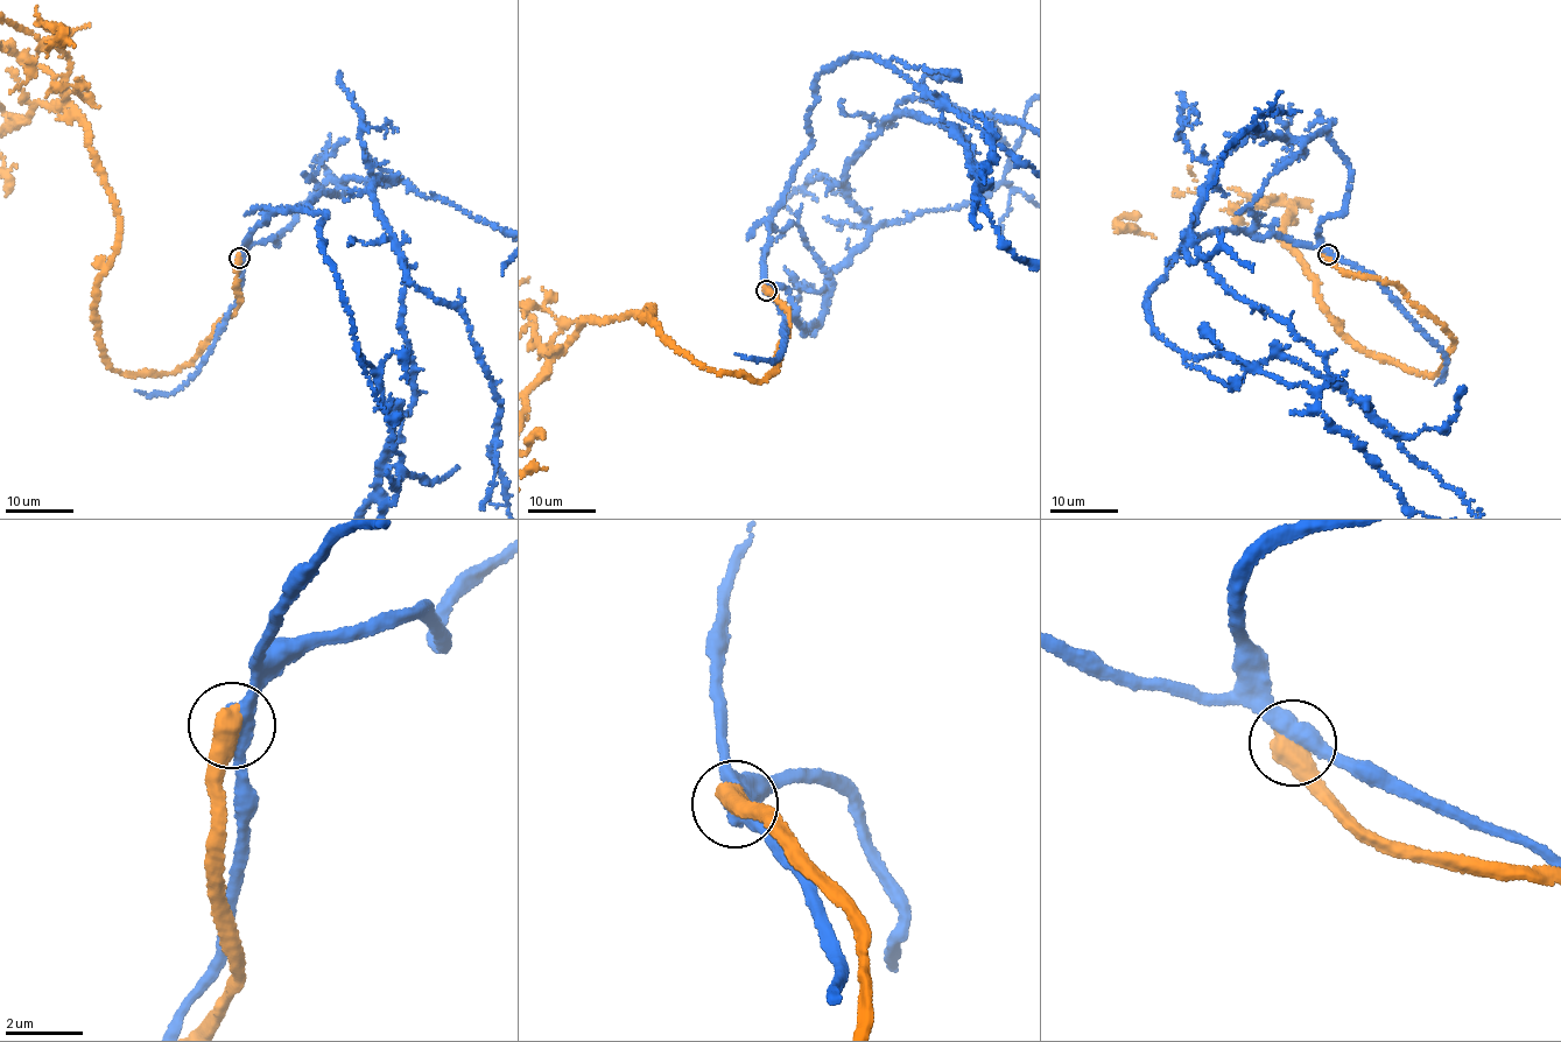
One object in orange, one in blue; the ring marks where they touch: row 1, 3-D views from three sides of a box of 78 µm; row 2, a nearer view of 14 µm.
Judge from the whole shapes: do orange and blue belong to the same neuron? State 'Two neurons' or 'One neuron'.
Two neurons

